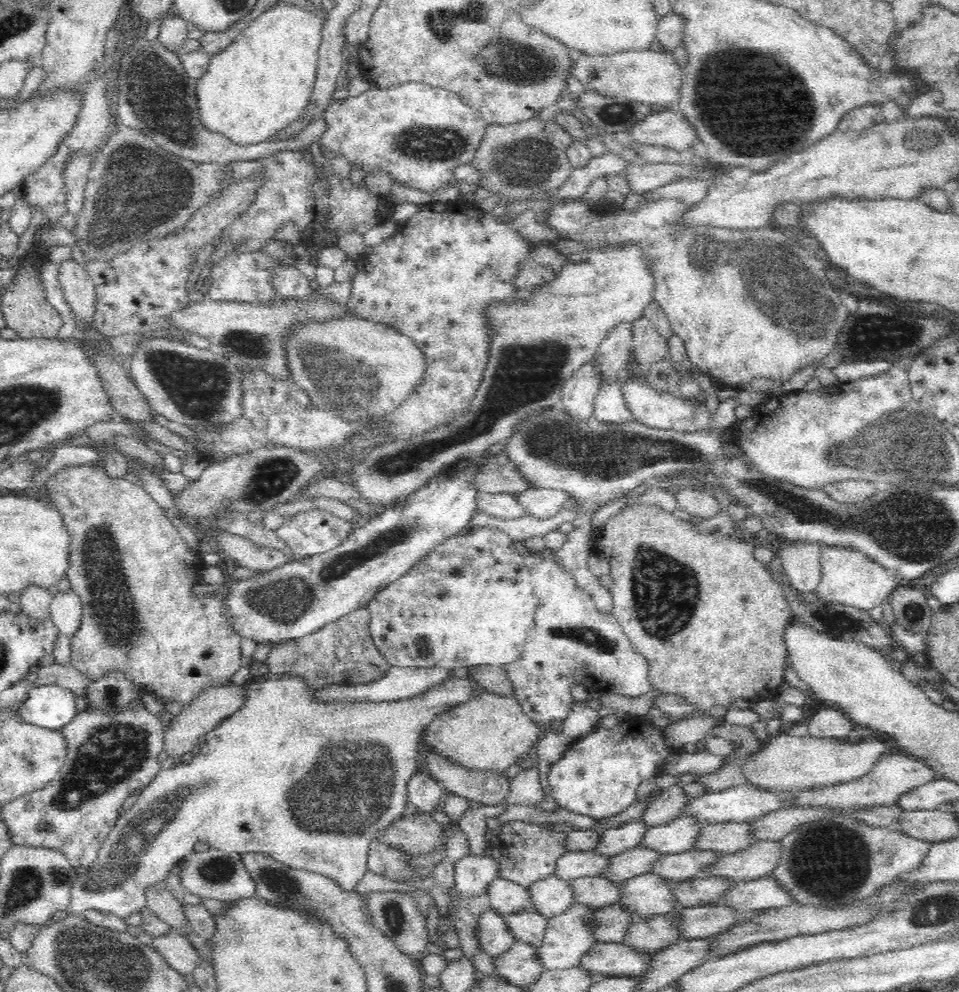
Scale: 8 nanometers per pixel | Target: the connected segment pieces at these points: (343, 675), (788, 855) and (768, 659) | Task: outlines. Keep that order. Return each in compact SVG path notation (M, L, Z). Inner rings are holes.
M358 608L316 633L280 641L269 652L266 662L275 675L294 675L304 679L311 687L365 683L384 678L390 666L374 646L369 625L368 609Z
M824 819L803 824L781 840L781 859L770 876L777 878L800 904L846 904L872 898L894 878L912 874L923 865L932 843L888 827L870 827L856 819Z
M635 502L623 507L617 516L611 517L606 522L606 526L595 535L595 539L591 543L590 554L610 563L609 574L614 579L611 586L613 615L622 631L631 640L636 654L644 657L648 663L652 690L657 690L658 694L672 694L682 697L684 701L688 701L694 707L697 714L708 713L716 705L724 706L726 710L729 710L731 707L735 707L735 703L739 700L763 701L778 694L780 686L785 683L786 661L789 656L785 642L785 629L791 622L790 618L794 615L788 607L788 601L784 599L781 584L772 576L771 572L754 559L753 547L741 544L730 537L699 534L672 513L666 512L658 506L646 506L646 504L636 504Z

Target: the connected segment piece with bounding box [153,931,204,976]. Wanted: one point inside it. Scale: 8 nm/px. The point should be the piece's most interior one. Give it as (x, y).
(179, 952)

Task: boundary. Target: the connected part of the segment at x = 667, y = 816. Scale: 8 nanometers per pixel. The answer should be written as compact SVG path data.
M679 782L658 792L656 800L648 806L640 819L652 827L665 825L682 816L683 810L691 800L692 797L686 793Z

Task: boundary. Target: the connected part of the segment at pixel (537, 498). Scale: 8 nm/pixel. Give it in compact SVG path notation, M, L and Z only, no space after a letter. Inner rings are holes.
M548 488L542 490L528 490L520 494L516 500L528 509L532 517L547 520L563 510L564 504L571 498L564 490Z

